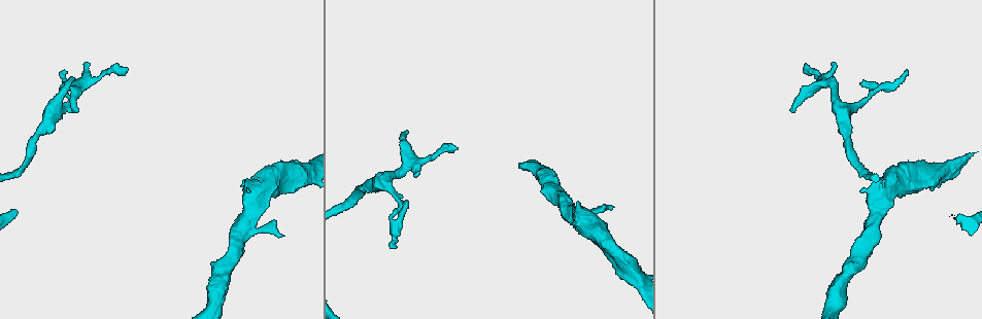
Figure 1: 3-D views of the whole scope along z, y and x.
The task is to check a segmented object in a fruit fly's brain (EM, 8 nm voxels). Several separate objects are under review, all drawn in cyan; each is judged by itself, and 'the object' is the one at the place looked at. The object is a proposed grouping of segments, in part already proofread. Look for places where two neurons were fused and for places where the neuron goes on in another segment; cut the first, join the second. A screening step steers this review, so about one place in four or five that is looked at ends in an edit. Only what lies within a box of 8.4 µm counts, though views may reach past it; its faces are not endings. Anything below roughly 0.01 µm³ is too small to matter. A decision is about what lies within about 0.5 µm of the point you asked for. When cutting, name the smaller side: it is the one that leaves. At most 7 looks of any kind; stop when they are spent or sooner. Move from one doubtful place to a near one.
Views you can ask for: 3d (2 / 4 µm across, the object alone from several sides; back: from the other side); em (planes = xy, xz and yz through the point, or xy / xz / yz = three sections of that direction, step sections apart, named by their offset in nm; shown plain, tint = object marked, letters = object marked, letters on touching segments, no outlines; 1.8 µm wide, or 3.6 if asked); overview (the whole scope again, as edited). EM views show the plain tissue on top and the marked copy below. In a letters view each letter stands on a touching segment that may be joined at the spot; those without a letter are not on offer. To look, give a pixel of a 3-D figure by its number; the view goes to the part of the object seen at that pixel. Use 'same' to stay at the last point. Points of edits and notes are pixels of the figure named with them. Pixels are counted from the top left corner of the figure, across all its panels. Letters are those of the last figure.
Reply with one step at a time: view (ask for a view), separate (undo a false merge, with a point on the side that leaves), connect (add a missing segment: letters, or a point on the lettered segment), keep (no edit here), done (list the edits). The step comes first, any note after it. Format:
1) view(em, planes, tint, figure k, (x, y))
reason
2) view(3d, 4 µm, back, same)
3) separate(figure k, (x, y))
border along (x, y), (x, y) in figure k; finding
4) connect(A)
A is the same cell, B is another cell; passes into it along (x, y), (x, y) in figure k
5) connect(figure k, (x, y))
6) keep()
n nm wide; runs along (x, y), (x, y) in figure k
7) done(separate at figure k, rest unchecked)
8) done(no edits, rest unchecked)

view(3d, 4 µm, figure 1, (406, 132))
an open end

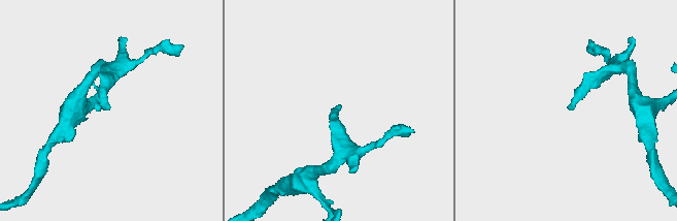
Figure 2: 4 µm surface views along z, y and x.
view(em, yz, step 4, letters, figure 2, (570, 108))
shape alone is not enough

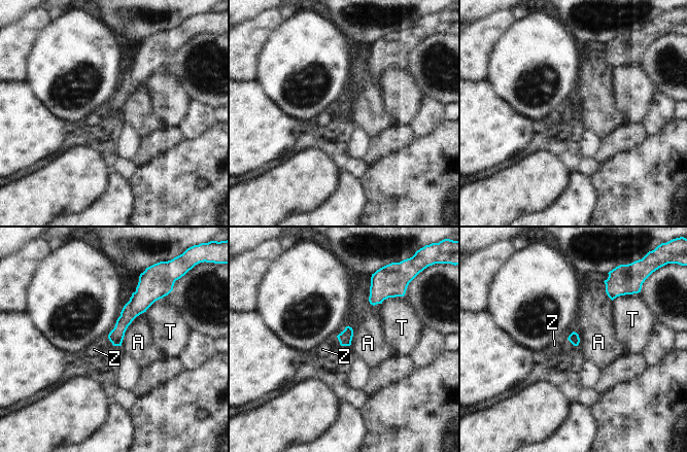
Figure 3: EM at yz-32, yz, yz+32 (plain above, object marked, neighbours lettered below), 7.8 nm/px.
keep()
A, T and Z are other cells; border along (145, 311), (128, 326), (121, 345) in figure 3; no lettered segment goes on from it

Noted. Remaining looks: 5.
view(3d, 4 µm, figure 1, (809, 71))
free end

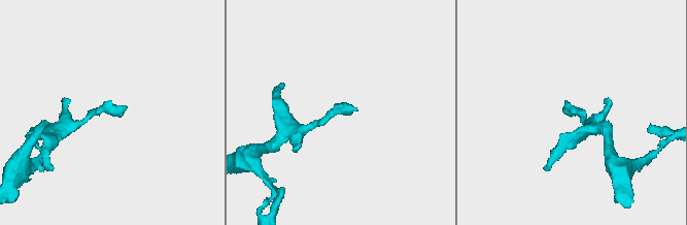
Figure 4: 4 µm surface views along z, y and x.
view(em, xz, step 8, letters, figure 4, (572, 108))
now the EM

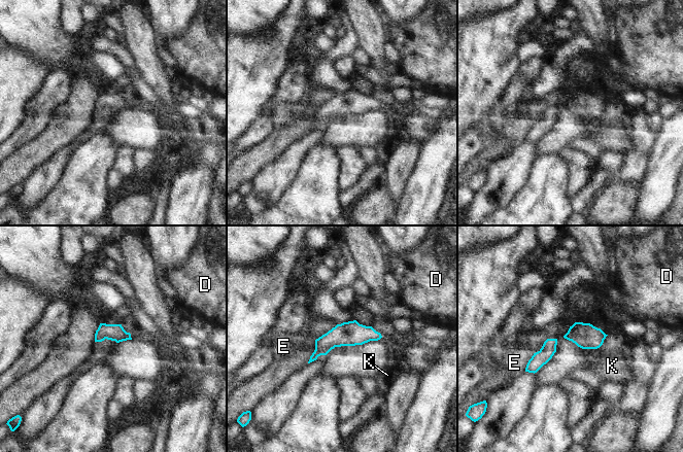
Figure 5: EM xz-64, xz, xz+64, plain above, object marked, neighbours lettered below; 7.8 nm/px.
view(em, planes, letters, same)
cut it another way

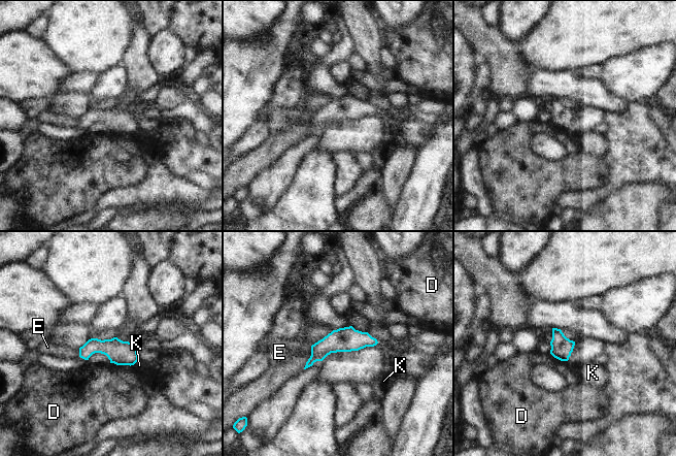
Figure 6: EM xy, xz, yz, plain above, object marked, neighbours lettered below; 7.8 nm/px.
keep()
160 nm wide; D, E and K are other cells; border along (333, 330), (311, 346) in figure 6; no lettered segment goes on from it

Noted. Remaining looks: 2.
view(em, planes, letters, figure 1, (613, 207))
an open end

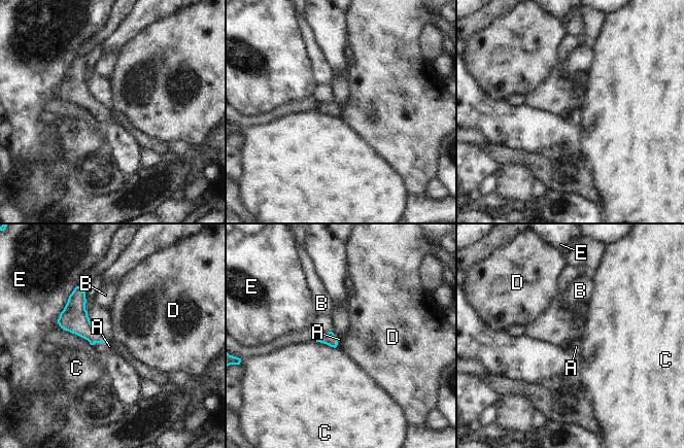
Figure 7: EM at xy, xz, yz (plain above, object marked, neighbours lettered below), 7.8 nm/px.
connect(A)
A is the same cell, B, C, D and E are other cells; passes into it along (76, 320), (100, 342), (109, 346) in figure 7; the neuron continues

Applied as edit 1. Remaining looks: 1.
done(connect at figure 7, rest unchecked)

